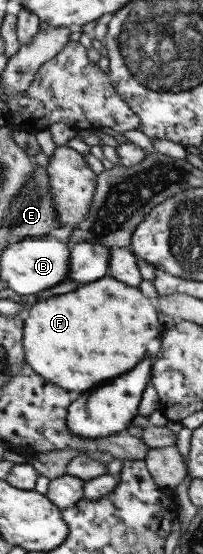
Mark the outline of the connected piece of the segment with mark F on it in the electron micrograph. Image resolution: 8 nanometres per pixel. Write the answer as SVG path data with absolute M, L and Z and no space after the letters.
M106 275L31 307L23 338L27 364L48 382L82 394L136 368L147 356L146 344L158 336L158 324L158 309L148 295Z

